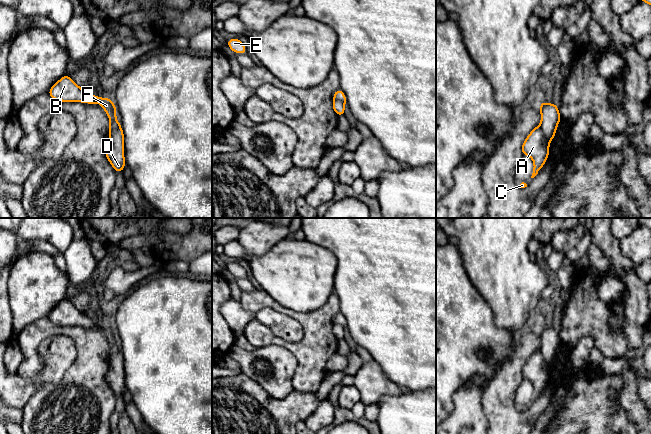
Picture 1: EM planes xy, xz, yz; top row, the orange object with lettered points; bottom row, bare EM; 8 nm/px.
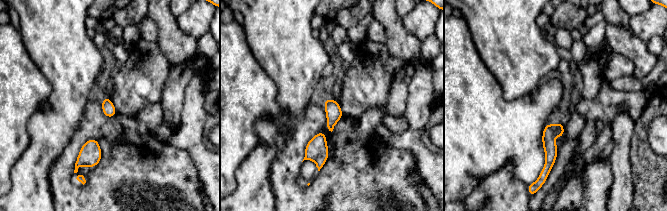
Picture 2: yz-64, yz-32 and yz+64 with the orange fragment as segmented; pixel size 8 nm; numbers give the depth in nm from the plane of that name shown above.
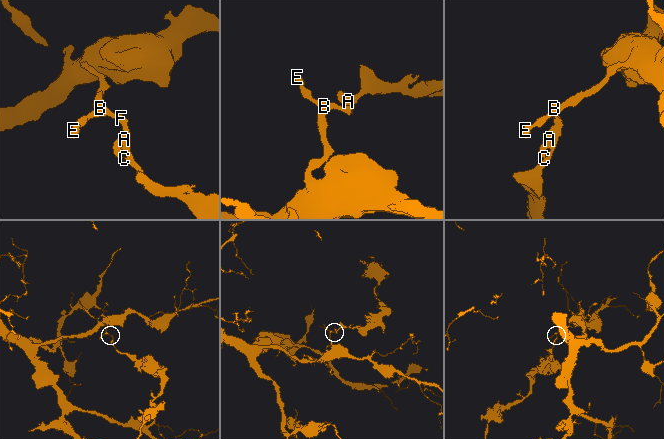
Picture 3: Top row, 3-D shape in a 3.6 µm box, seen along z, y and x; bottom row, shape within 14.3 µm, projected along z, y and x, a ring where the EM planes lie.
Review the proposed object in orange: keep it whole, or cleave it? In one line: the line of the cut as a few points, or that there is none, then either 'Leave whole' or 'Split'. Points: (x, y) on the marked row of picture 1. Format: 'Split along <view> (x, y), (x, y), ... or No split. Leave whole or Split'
Split along yz (539, 126), (543, 135), (549, 141). Split

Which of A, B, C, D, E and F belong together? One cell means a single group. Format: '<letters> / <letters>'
A C D / B E F

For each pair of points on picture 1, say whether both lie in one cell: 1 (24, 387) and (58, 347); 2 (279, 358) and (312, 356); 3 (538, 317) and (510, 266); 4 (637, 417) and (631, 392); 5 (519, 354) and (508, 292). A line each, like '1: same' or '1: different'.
1: same
2: different
3: different
4: same
5: different

